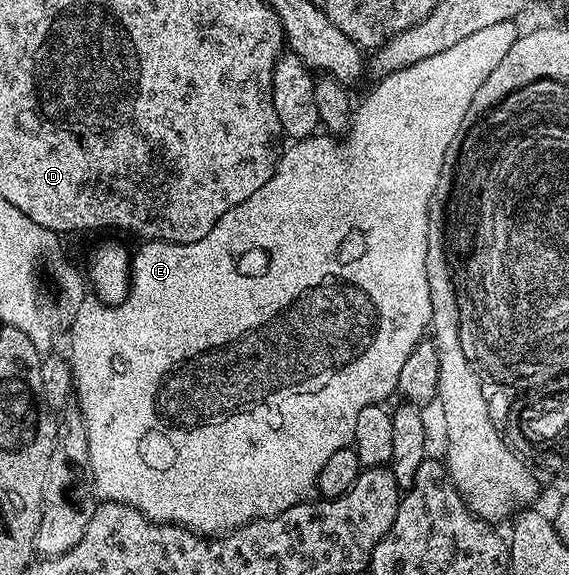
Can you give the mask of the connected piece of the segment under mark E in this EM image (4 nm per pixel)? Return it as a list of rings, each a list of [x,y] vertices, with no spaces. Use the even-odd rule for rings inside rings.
[[[503,26],[485,28],[482,32],[473,32],[473,36],[465,36],[465,40],[453,44],[453,48],[445,48],[445,52],[437,52],[437,56],[429,56],[429,60],[421,60],[417,64],[409,64],[409,68],[401,68],[392,74],[382,75],[379,82],[367,94],[367,99],[363,103],[354,107],[351,124],[347,127],[342,137],[332,136],[327,132],[316,132],[310,138],[295,140],[290,143],[291,147],[284,149],[279,156],[279,162],[275,165],[275,171],[249,200],[241,200],[237,208],[229,208],[201,240],[193,244],[177,244],[171,242],[143,242],[140,250],[133,254],[131,261],[131,283],[128,296],[119,306],[105,306],[94,296],[88,296],[77,308],[75,319],[71,321],[69,335],[71,334],[71,354],[69,361],[71,364],[71,377],[73,379],[73,394],[77,399],[79,411],[83,414],[83,423],[89,442],[89,477],[93,483],[93,490],[100,499],[109,502],[124,502],[126,506],[131,506],[134,510],[139,510],[147,518],[152,518],[154,522],[170,522],[177,526],[183,526],[187,530],[200,536],[222,536],[232,530],[238,530],[245,522],[252,522],[254,518],[273,518],[275,515],[285,512],[285,508],[293,508],[299,502],[308,501],[309,495],[315,490],[317,476],[321,476],[321,468],[325,465],[325,460],[333,456],[341,448],[352,445],[355,436],[355,425],[357,415],[361,408],[386,403],[390,394],[396,393],[395,385],[397,376],[401,376],[401,367],[405,360],[409,360],[409,352],[417,348],[417,344],[424,341],[431,325],[431,305],[429,304],[429,280],[425,280],[425,248],[427,247],[427,237],[429,236],[429,200],[433,196],[433,188],[437,188],[437,180],[441,172],[445,169],[443,162],[447,158],[447,149],[456,145],[461,131],[465,126],[465,112],[469,112],[469,104],[473,104],[473,96],[477,88],[487,77],[497,64],[505,56],[505,49],[497,48],[495,42],[503,38],[505,32]]]

